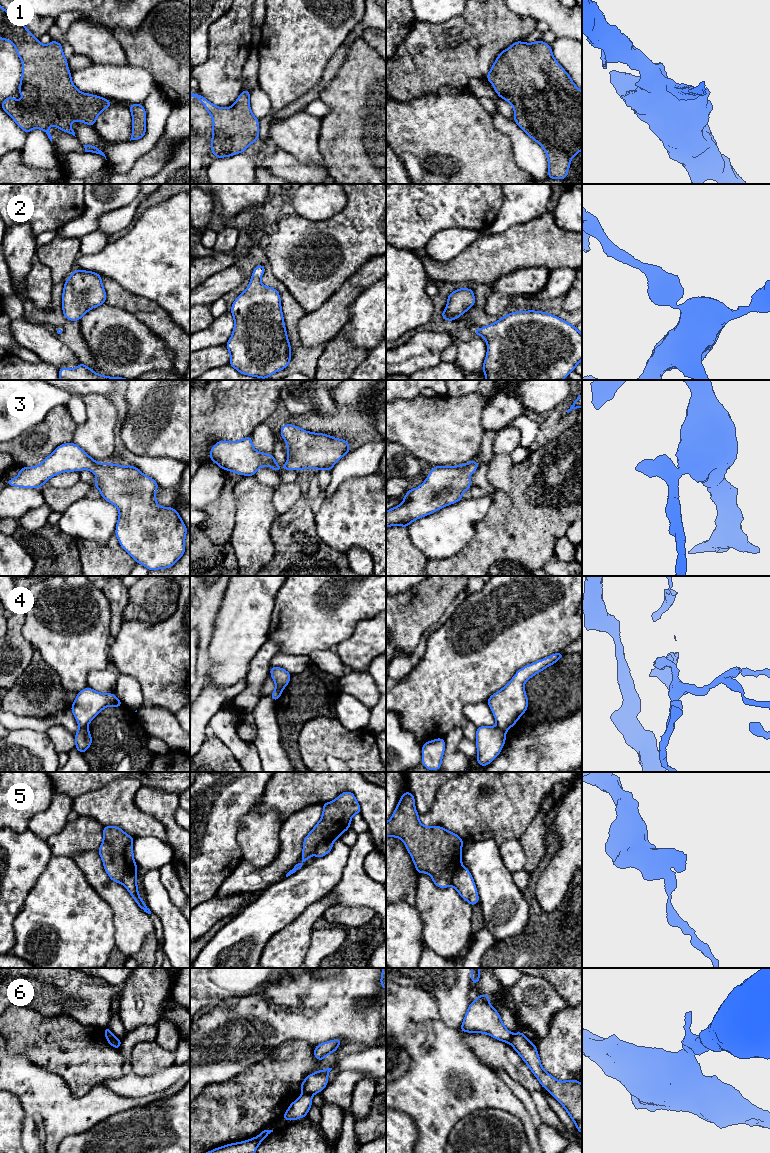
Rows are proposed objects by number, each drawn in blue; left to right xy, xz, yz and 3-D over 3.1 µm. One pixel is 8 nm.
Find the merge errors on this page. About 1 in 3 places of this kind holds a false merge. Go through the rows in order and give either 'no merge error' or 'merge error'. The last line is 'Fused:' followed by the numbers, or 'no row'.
1: no merge error
2: no merge error
3: no merge error
4: merge error
5: merge error
6: merge error
Fused: 4, 5, 6

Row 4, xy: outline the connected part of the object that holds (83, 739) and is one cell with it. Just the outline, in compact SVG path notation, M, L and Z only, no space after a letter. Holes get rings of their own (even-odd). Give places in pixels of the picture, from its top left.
M87 727L78 729L75 733L75 742L75 749L77 749L81 754L84 754L84 752L90 748L92 737Z

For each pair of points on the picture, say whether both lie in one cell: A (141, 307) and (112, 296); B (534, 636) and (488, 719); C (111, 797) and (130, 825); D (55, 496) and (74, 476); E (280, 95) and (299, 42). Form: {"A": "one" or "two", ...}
{"A": "one", "B": "two", "C": "one", "D": "two", "E": "one"}

